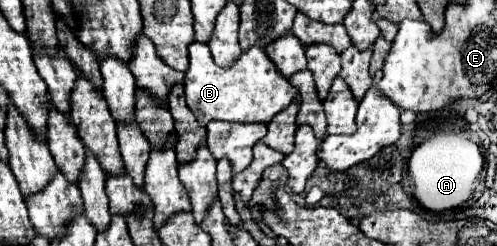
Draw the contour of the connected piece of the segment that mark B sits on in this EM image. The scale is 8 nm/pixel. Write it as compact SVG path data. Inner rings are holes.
M192 43L188 49L190 65L184 73L182 85L186 91L186 103L202 127L214 119L232 123L270 123L272 117L286 109L296 97L296 89L278 73L260 47L242 53L230 69L218 67L204 43Z

